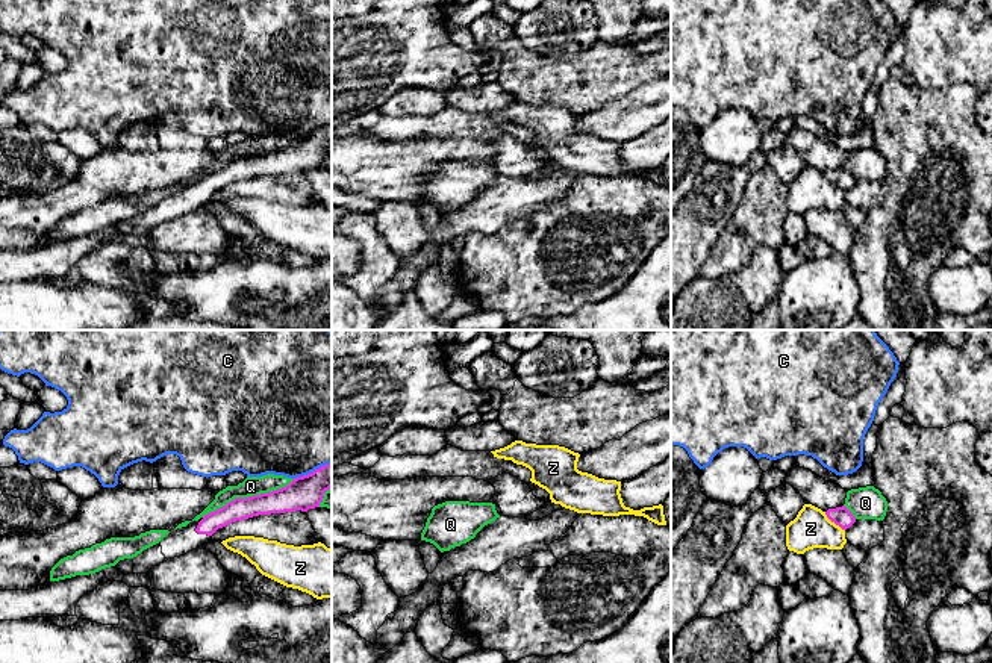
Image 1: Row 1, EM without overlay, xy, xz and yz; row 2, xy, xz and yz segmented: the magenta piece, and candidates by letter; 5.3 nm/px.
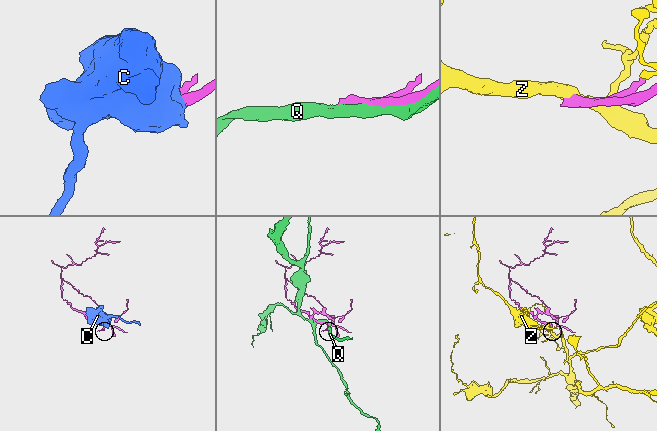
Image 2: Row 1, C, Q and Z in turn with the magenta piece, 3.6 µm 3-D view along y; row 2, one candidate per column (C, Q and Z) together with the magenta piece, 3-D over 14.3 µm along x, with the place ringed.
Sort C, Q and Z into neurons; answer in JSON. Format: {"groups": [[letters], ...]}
{"groups": [["C"], ["Q"], ["Z"]]}

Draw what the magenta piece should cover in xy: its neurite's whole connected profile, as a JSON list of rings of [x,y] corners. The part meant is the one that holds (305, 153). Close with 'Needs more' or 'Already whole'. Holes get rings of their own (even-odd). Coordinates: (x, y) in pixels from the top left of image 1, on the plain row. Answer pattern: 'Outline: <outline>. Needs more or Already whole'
Outline: [[[332,124],[324,126],[314,133],[294,139],[288,147],[260,156],[253,156],[248,159],[235,159],[227,163],[224,168],[211,173],[200,179],[198,182],[191,182],[186,188],[171,191],[159,204],[144,210],[133,219],[120,221],[114,229],[117,229],[123,236],[127,235],[147,235],[153,227],[167,223],[168,219],[174,219],[183,216],[192,210],[203,207],[211,203],[212,195],[232,183],[248,180],[259,176],[271,176],[271,174],[285,174],[301,171],[307,173],[309,170],[320,168],[320,163],[324,159],[324,153],[332,148]]]. Needs more

